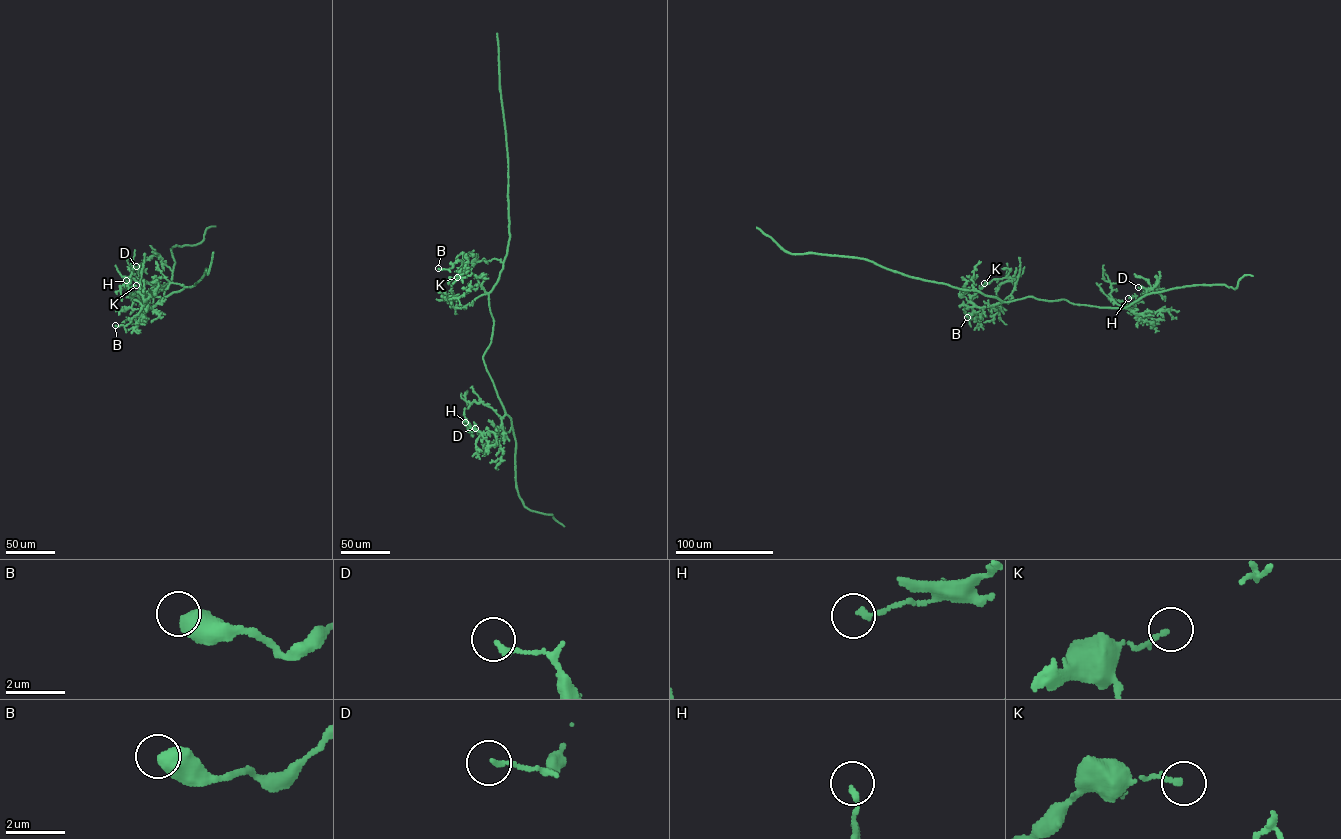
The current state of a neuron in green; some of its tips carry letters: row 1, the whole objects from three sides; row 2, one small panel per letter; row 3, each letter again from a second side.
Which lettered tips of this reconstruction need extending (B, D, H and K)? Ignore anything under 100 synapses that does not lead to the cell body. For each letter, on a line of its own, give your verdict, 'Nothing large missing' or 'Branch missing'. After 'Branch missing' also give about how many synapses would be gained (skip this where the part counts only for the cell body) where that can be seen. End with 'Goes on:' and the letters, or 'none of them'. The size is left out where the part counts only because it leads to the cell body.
B: Nothing large missing
D: Nothing large missing
H: Nothing large missing
K: Nothing large missing
Goes on: none of them

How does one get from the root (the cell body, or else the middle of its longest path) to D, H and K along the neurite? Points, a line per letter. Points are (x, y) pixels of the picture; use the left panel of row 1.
D: (164, 294), (166, 287), (151, 288), (159, 289), (169, 283), (172, 275), (168, 267), (155, 255), (136, 266)
H: (164, 294), (166, 287), (151, 288), (166, 284), (152, 294), (135, 294), (127, 286), (130, 277), (126, 280)
K: (164, 294), (164, 298), (151, 295), (129, 277), (128, 286), (136, 285)

